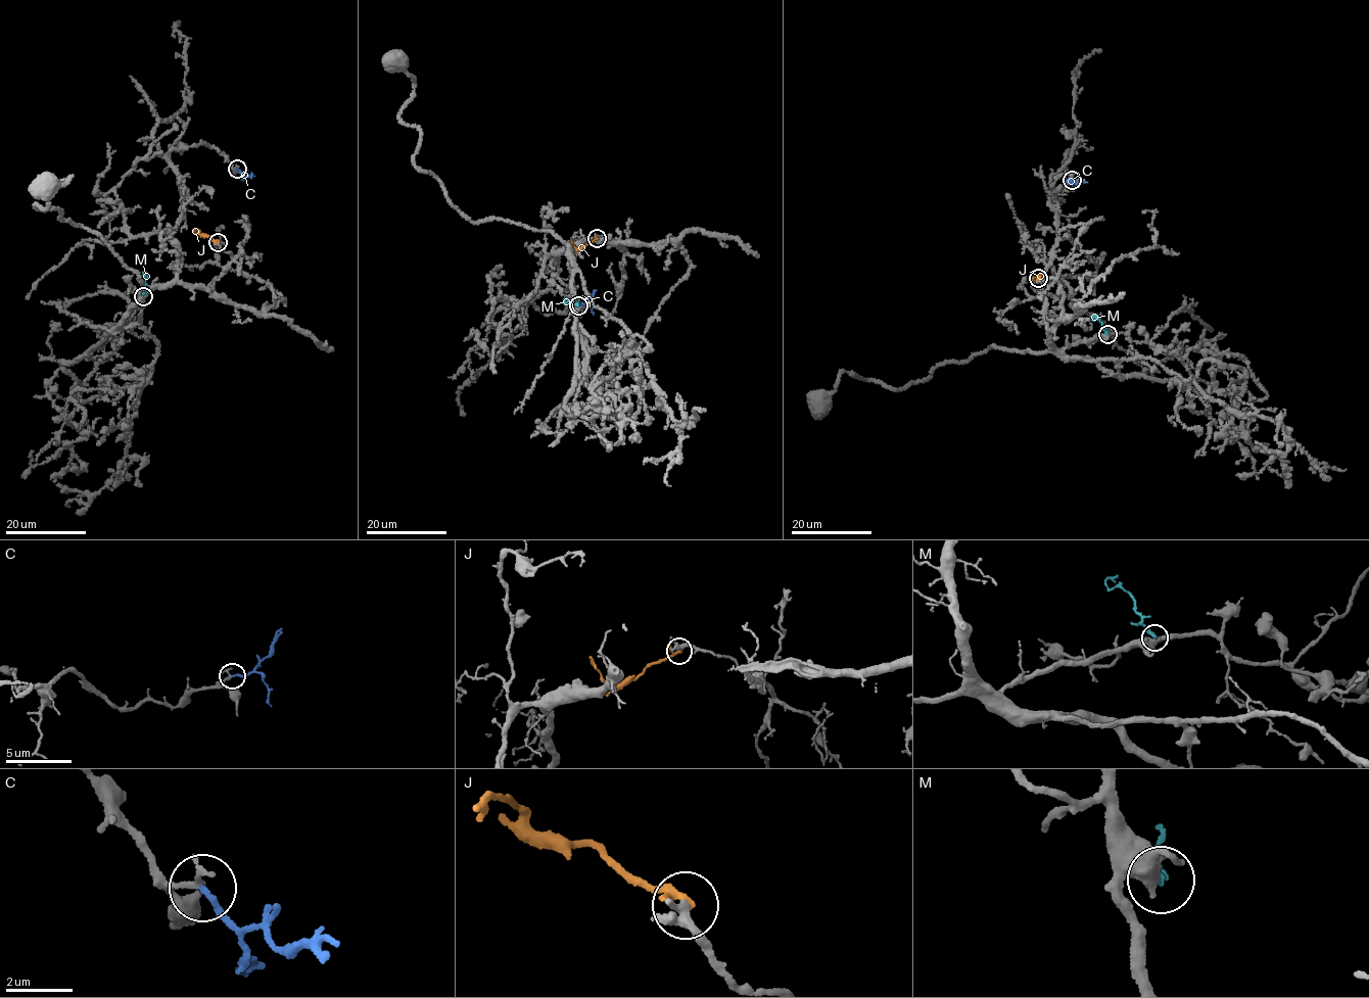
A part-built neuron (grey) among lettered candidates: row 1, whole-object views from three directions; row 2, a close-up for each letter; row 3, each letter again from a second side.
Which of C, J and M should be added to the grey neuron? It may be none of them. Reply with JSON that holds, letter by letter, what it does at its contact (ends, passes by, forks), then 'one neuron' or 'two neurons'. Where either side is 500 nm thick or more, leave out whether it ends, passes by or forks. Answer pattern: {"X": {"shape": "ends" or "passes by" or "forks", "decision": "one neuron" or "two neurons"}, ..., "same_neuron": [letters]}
{"C": {"shape": "ends", "decision": "one neuron"}, "J": {"shape": "ends", "decision": "two neurons"}, "M": {"decision": "two neurons"}, "same_neuron": ["C"]}

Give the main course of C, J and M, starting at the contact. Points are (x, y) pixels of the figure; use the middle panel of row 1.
C: (580, 304), (592, 297), (596, 289)
J: (598, 237), (576, 248), (570, 239)
M: (578, 305), (566, 299), (566, 303)

